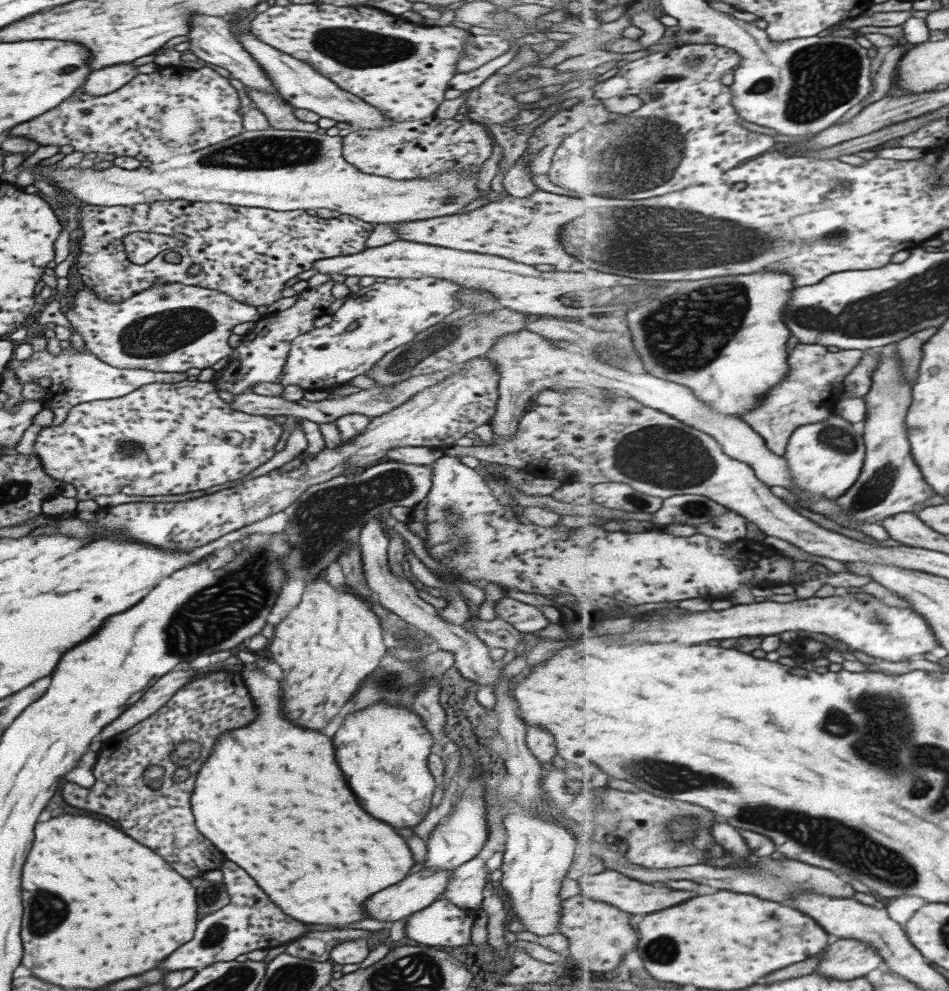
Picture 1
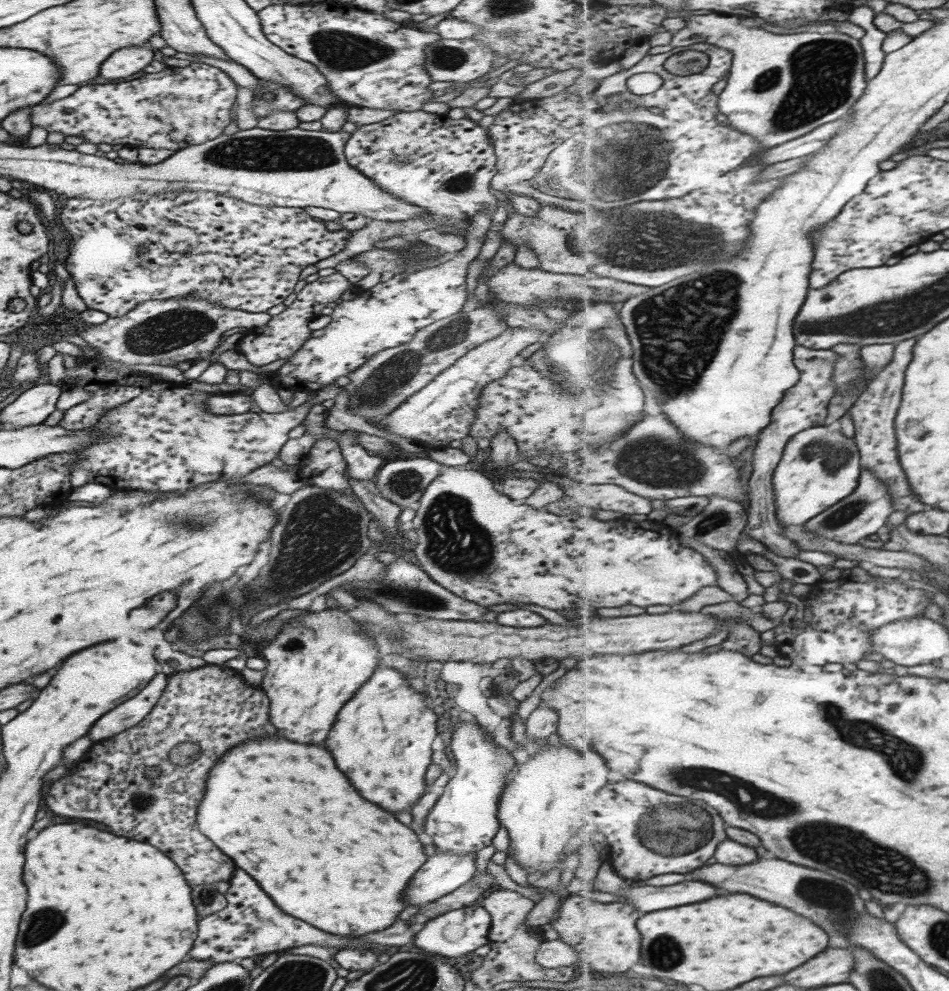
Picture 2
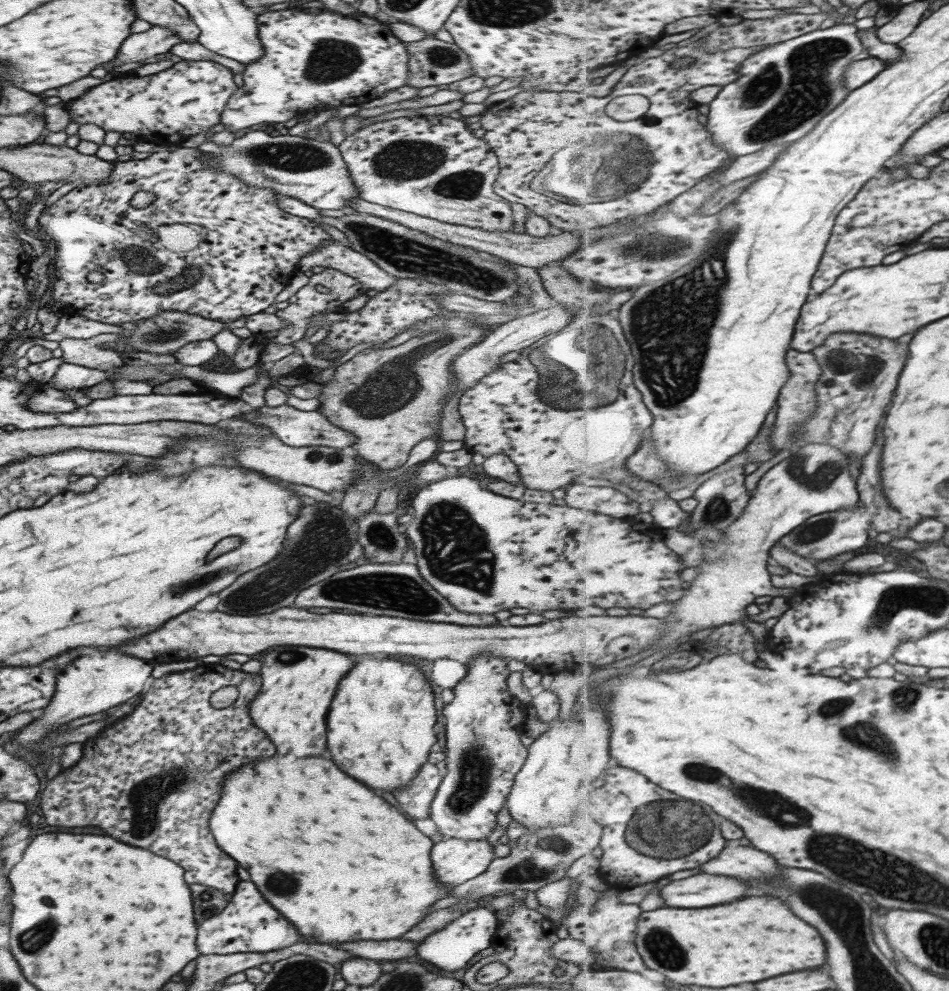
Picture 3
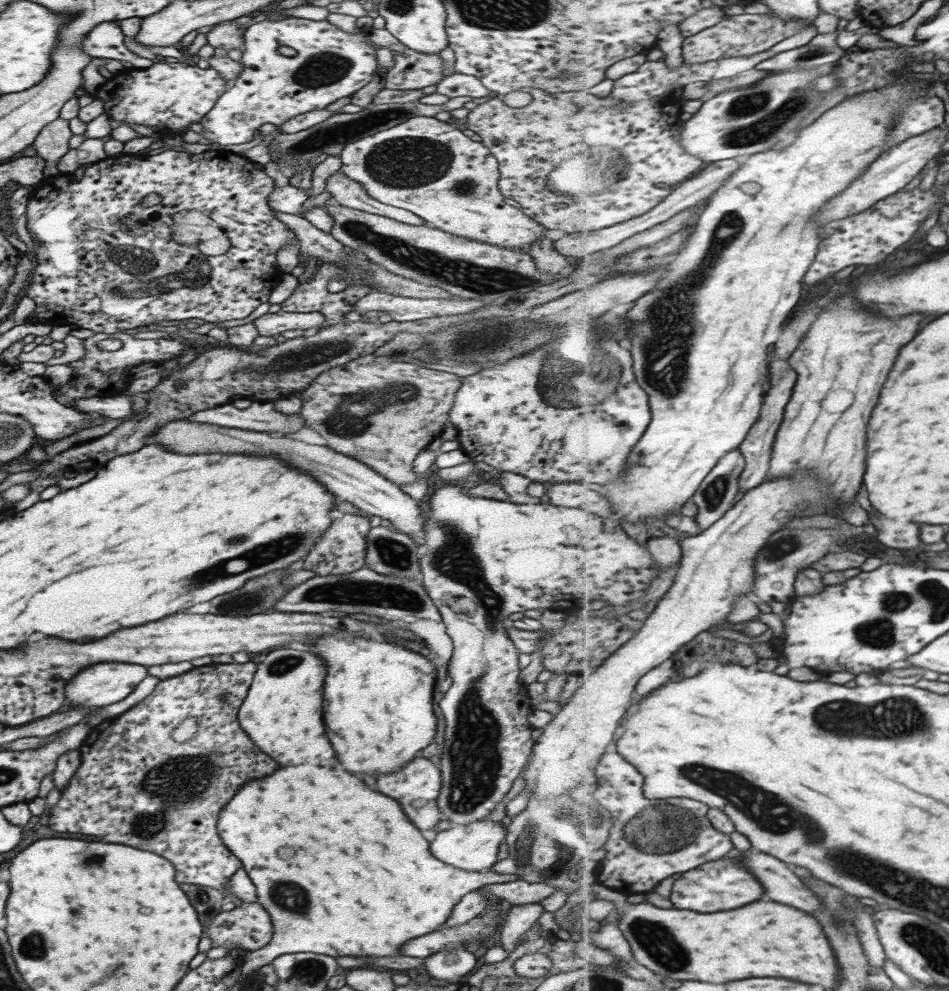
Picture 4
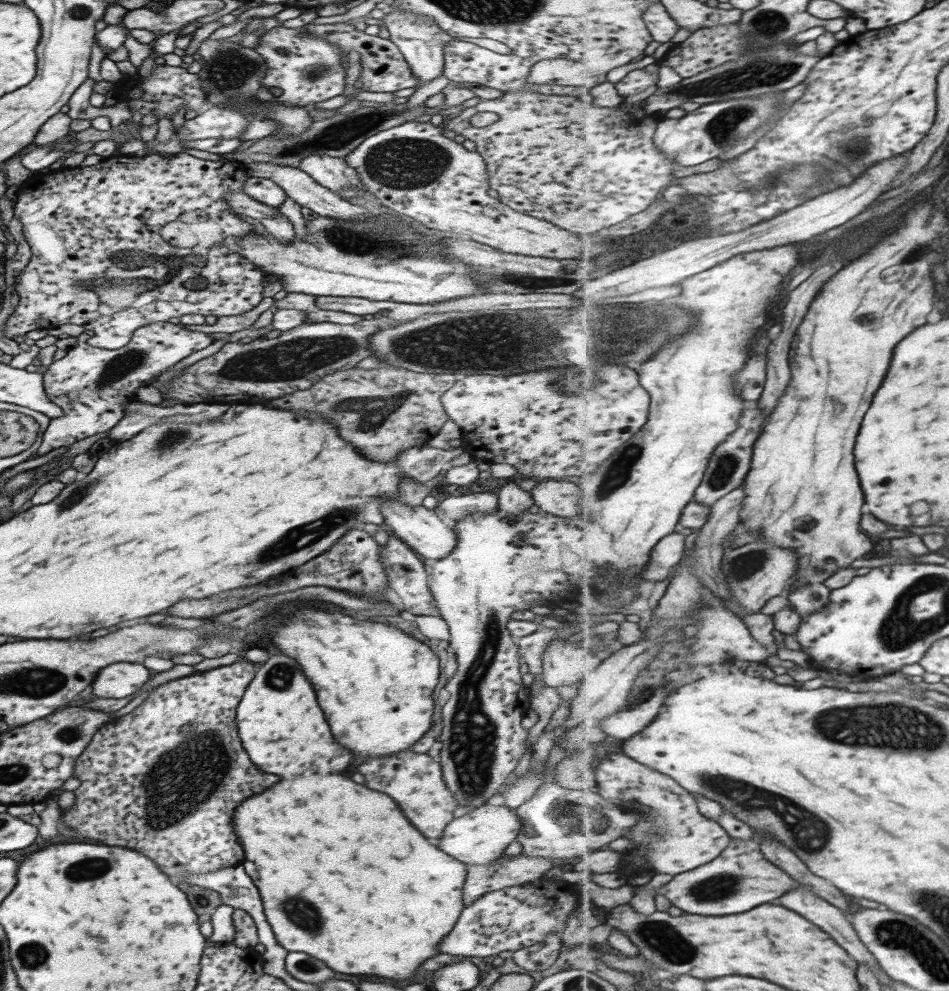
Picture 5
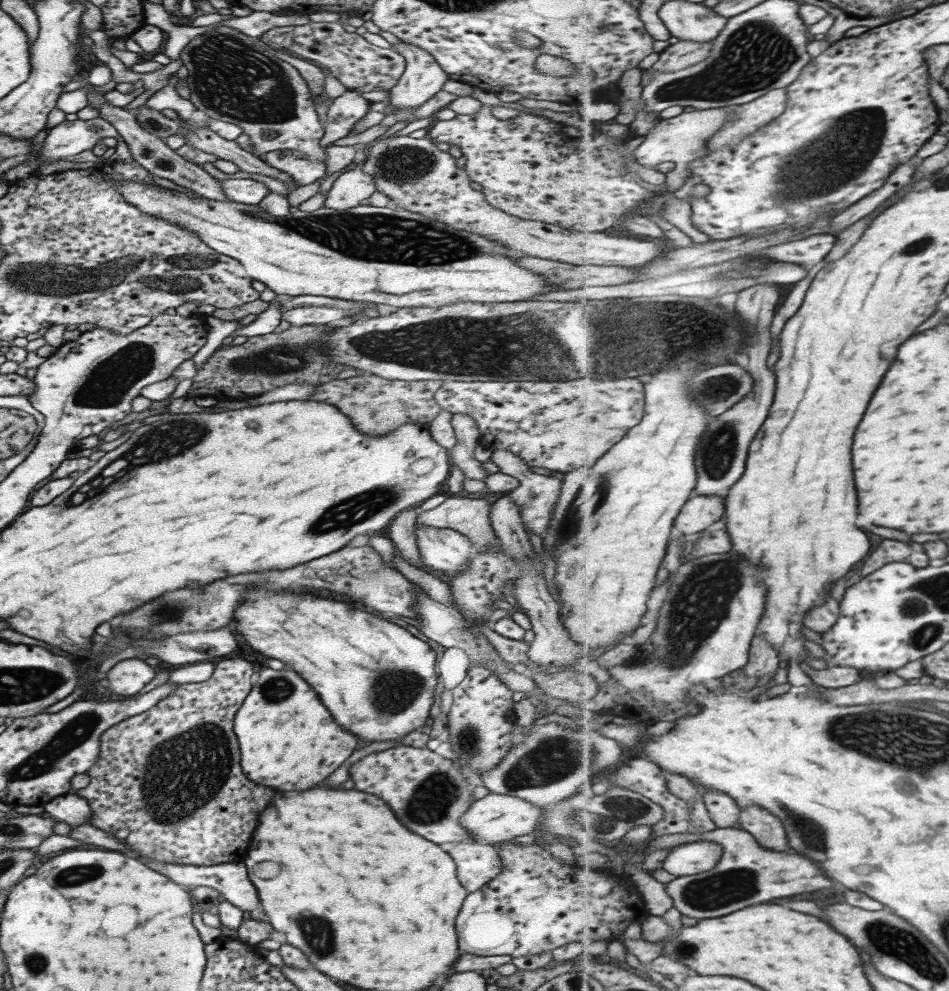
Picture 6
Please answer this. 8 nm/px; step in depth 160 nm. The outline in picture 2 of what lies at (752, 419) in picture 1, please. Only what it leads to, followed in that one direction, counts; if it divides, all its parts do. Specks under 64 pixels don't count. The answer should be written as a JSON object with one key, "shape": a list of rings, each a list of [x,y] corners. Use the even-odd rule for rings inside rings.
{"shape":[[[801,345],[795,346],[793,348],[793,362],[795,362],[797,369],[800,369],[800,383],[785,392],[785,396],[781,398],[781,402],[777,404],[776,410],[773,412],[773,422],[765,427],[758,436],[759,440],[754,456],[754,471],[748,482],[750,504],[748,525],[745,532],[782,557],[797,558],[801,548],[784,535],[783,526],[778,522],[773,475],[783,458],[788,440],[795,433],[825,424],[831,398],[836,393],[833,375],[835,375],[835,363],[837,361],[839,361],[839,354],[835,354],[831,349],[813,350]]]}

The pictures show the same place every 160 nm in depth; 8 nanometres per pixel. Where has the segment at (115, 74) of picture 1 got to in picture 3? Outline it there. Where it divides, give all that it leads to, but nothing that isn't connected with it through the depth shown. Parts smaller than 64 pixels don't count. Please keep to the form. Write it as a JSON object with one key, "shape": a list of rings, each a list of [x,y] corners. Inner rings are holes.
{"shape":[[[152,26],[145,32],[130,34],[118,48],[117,54],[106,63],[102,64],[104,70],[112,72],[113,66],[121,66],[127,62],[141,62],[145,58],[155,56],[164,57],[170,48],[181,42],[172,30],[166,26]]]}

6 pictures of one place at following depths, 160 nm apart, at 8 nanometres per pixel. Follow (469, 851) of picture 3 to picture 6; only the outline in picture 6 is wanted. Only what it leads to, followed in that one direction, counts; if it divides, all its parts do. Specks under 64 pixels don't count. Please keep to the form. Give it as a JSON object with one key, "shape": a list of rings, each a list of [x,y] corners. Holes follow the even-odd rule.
{"shape":[[[489,793],[482,798],[475,799],[460,816],[460,824],[467,830],[471,842],[499,846],[505,841],[512,841],[517,836],[530,834],[539,824],[541,806],[531,804],[515,796]]]}

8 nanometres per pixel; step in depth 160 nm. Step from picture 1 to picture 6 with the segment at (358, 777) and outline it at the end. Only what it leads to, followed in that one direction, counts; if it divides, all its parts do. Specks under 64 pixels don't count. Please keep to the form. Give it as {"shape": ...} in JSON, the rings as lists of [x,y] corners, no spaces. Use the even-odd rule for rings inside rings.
{"shape":[[[263,590],[245,594],[243,604],[233,612],[233,620],[237,622],[235,632],[241,634],[253,650],[281,660],[295,670],[317,692],[319,700],[341,728],[367,742],[399,742],[411,731],[426,729],[430,721],[428,712],[436,683],[435,651],[407,630],[375,616],[371,630],[369,618],[369,614],[351,610],[343,602],[323,600],[311,594],[273,594]]]}

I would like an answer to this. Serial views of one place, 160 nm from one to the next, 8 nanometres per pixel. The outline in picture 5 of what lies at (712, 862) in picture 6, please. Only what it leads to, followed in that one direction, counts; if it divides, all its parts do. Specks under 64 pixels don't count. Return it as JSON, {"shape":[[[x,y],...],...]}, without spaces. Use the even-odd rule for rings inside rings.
{"shape":[[[607,752],[601,761],[597,764],[596,772],[591,777],[590,782],[600,793],[603,798],[614,801],[633,802],[633,800],[644,804],[652,812],[648,817],[649,809],[643,816],[643,820],[637,826],[633,826],[632,832],[625,837],[632,839],[634,847],[627,850],[629,854],[627,857],[627,872],[629,870],[651,870],[651,872],[659,872],[659,874],[670,874],[675,876],[693,868],[699,868],[703,864],[709,864],[716,860],[729,845],[731,845],[731,838],[729,834],[722,828],[717,821],[711,820],[699,810],[698,800],[696,796],[685,790],[675,779],[671,779],[661,772],[657,772],[634,758],[623,753]]]}

